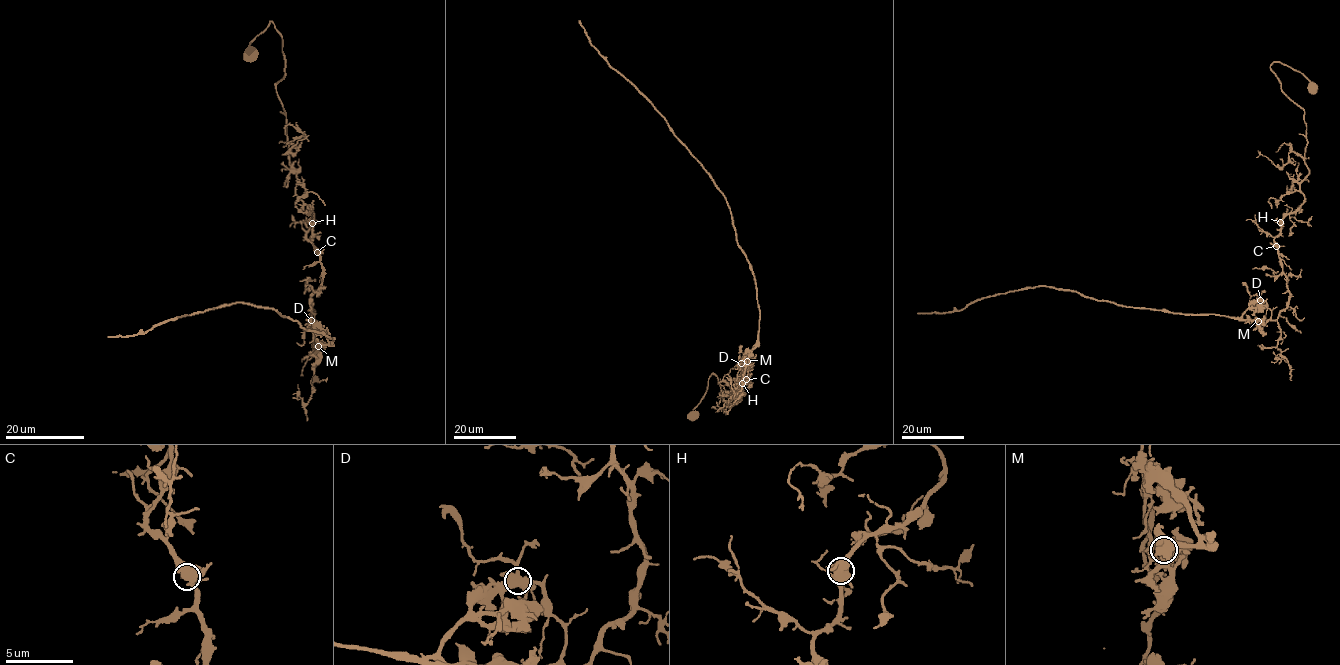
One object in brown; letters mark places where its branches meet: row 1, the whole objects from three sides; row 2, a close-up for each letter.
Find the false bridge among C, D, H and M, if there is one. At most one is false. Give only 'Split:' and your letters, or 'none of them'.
Split: D

